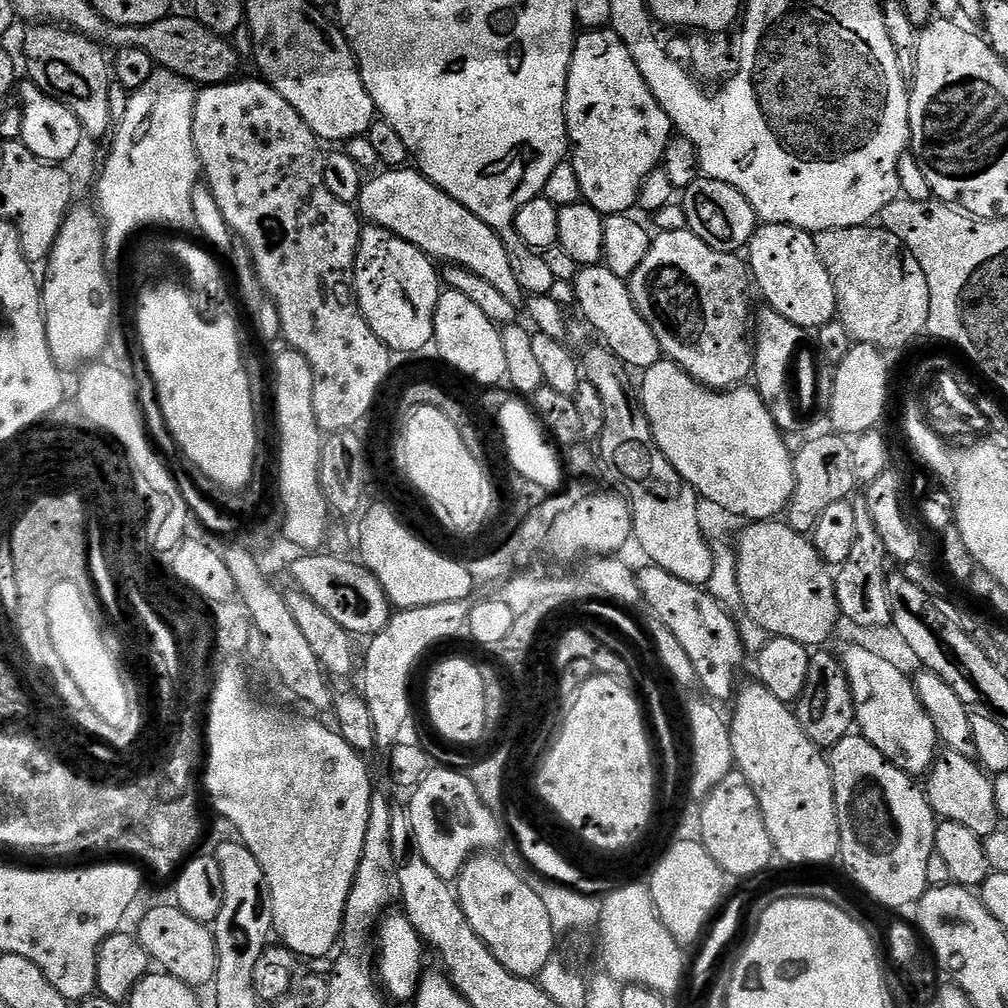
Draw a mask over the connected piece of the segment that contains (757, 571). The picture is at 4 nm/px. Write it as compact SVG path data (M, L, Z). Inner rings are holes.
M779 519L761 520L752 522L747 525L748 529L740 536L740 545L735 545L736 565L738 566L738 590L742 594L742 608L747 617L754 622L758 622L758 626L762 626L762 630L766 630L769 637L781 636L782 638L790 638L794 642L805 646L824 646L828 639L836 632L836 623L841 623L842 615L840 613L838 598L836 597L836 581L834 572L829 565L825 564L824 559L818 554L815 544L803 532L796 532L787 522L781 522Z

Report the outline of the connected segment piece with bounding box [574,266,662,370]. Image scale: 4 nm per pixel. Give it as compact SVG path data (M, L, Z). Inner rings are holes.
M607 266L580 268L576 273L574 287L581 314L588 319L589 326L604 339L601 340L603 347L609 348L624 365L629 369L643 370L662 359L658 338L654 330L650 330L650 322L642 318L625 277L614 274Z

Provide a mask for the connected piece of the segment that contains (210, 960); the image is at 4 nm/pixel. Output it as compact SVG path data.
M168 904L150 909L141 918L138 931L140 945L148 952L149 961L153 965L197 990L203 989L203 984L211 985L215 981L216 968L219 966L213 929L207 924L199 924L180 908Z

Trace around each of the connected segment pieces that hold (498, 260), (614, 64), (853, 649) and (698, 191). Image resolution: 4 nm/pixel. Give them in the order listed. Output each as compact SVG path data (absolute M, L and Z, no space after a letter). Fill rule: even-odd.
M405 166L395 170L384 170L376 175L380 174L381 176L376 176L373 180L365 179L364 189L360 191L358 212L369 225L385 228L390 234L410 242L433 261L448 260L444 262L457 268L470 270L478 274L478 278L486 278L490 286L495 286L505 298L517 306L525 303L526 293L518 286L518 274L514 274L514 266L510 262L508 253L509 245L500 241L503 240L501 233L497 232L493 225L482 222L482 218L466 210L466 206L459 204L453 196L445 194L437 184L430 183L418 170Z
M611 27L584 30L576 37L568 71L566 122L570 162L578 173L583 203L594 206L594 210L598 210L605 218L631 213L631 208L637 207L644 179L655 168L661 167L664 151L672 141L674 129L666 110L662 110L650 86L646 86L642 70L638 70L634 58L630 58L630 50L626 50Z
M849 643L847 647L842 652L842 663L856 703L855 727L859 735L865 736L898 770L913 778L923 777L936 763L938 737L930 714L918 698L913 677L862 646Z
M701 178L689 188L683 189L682 203L688 219L687 229L693 232L706 246L719 252L743 253L758 227L756 211L738 189L726 182Z

